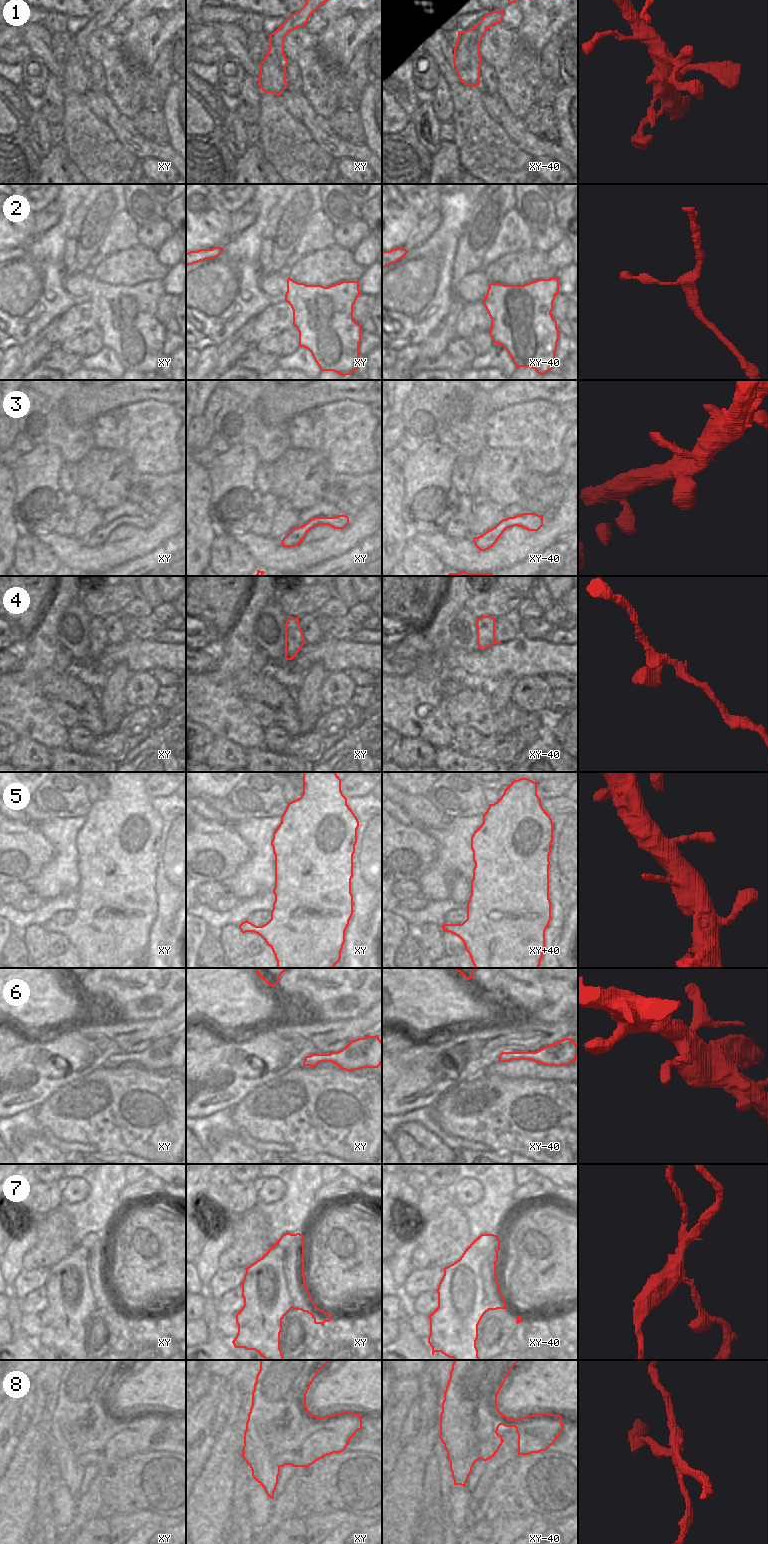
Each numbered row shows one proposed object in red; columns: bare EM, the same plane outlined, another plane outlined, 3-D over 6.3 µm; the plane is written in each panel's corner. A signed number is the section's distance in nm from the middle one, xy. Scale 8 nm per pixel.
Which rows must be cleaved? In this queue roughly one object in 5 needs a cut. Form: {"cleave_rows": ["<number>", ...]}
{"cleave_rows": ["7", "8"]}

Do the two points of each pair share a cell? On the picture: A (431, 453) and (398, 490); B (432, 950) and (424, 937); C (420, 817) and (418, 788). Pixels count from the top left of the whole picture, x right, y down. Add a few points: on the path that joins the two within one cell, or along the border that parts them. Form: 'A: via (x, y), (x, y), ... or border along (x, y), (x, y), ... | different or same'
A: border along (400, 467), (404, 488), (403, 509) | different
B: via (432, 947), (427, 940) | same
C: border along (397, 786), (412, 795), (426, 796) | different

